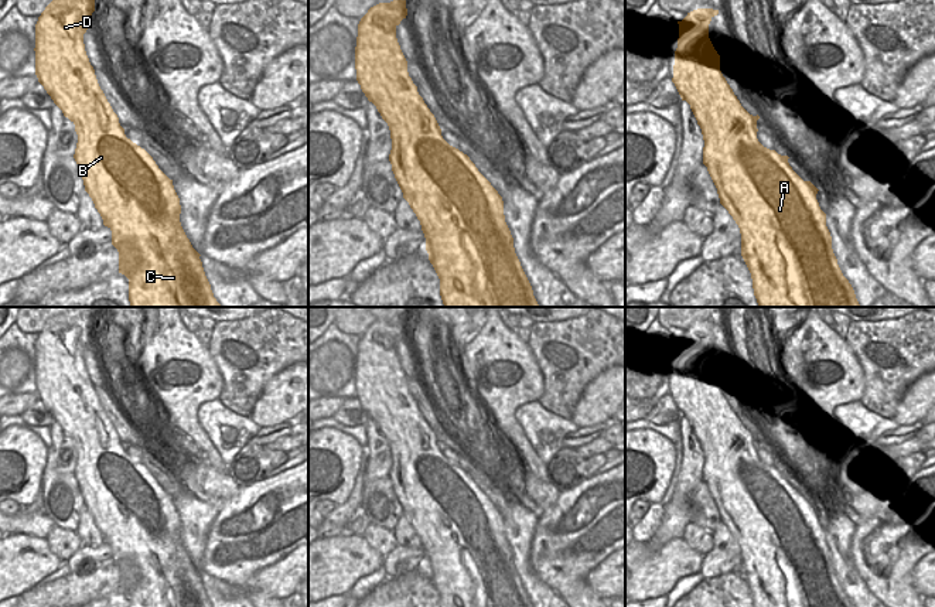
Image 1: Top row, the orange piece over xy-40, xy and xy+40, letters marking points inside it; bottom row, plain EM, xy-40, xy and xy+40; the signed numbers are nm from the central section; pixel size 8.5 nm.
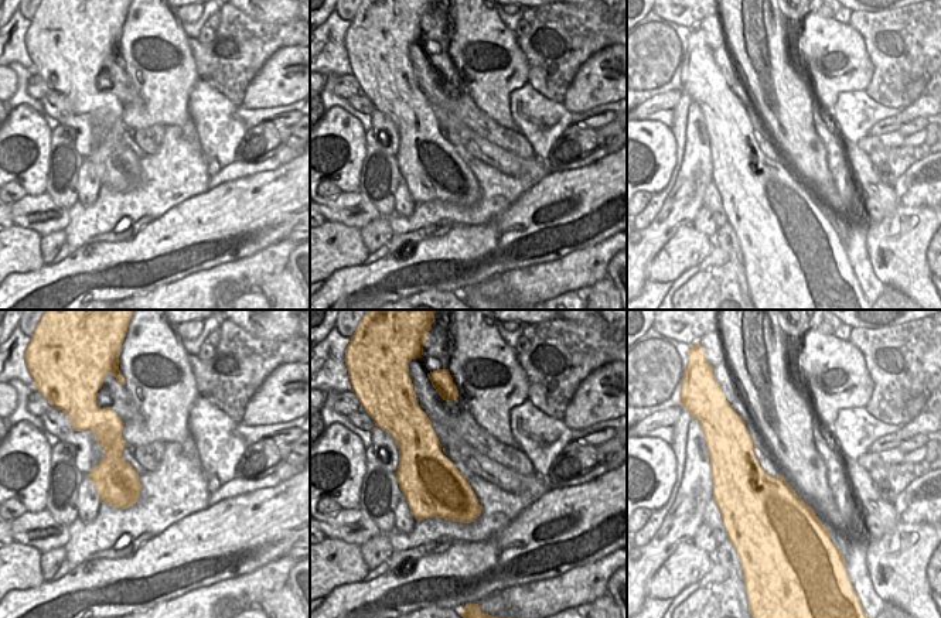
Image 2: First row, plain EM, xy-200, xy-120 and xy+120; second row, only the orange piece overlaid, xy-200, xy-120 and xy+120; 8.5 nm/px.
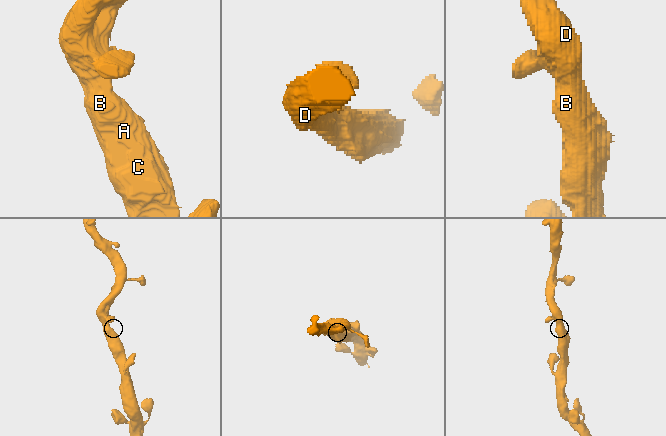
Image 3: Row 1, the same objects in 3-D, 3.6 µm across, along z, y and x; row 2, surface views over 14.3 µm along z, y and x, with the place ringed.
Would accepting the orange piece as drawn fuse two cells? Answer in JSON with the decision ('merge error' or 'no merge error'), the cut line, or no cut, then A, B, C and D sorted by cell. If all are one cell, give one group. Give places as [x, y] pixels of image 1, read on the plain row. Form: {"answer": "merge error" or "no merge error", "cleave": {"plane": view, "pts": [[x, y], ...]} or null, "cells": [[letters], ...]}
{"answer": "no merge error", "cleave": null, "cells": [["A", "B", "C", "D"]]}

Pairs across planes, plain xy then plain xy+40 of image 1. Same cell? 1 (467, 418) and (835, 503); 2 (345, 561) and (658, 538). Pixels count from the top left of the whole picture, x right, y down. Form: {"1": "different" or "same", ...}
{"1": "same", "2": "different"}

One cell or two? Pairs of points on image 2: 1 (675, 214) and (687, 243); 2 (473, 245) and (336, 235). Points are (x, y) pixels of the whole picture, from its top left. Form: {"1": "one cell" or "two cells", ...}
{"1": "two cells", "2": "two cells"}

